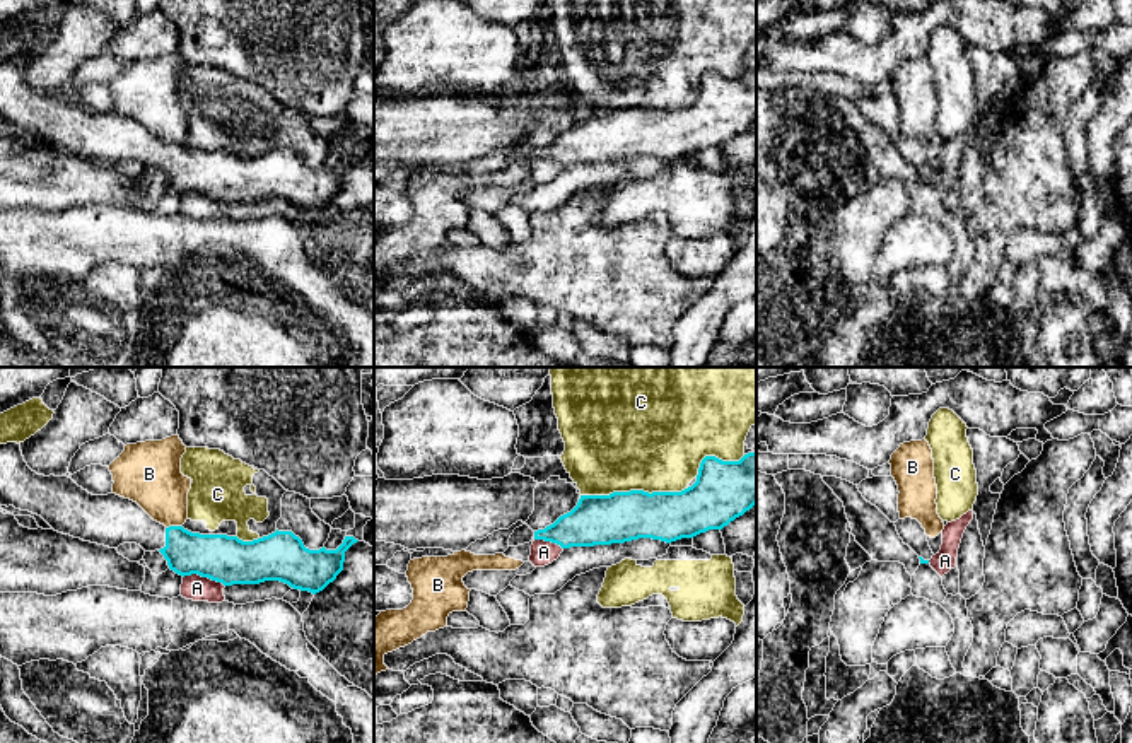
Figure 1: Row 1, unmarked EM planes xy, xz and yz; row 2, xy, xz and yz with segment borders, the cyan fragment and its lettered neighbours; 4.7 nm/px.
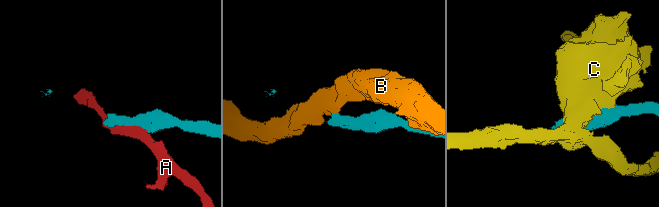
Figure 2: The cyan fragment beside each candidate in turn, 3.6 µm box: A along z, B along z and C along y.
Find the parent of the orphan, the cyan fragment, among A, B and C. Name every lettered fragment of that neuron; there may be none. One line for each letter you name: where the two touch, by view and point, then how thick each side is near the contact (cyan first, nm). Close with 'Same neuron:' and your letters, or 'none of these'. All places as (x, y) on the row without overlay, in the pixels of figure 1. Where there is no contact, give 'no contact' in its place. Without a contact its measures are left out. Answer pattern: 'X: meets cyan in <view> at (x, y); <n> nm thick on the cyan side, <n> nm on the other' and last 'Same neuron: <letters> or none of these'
Same neuron: none of these

